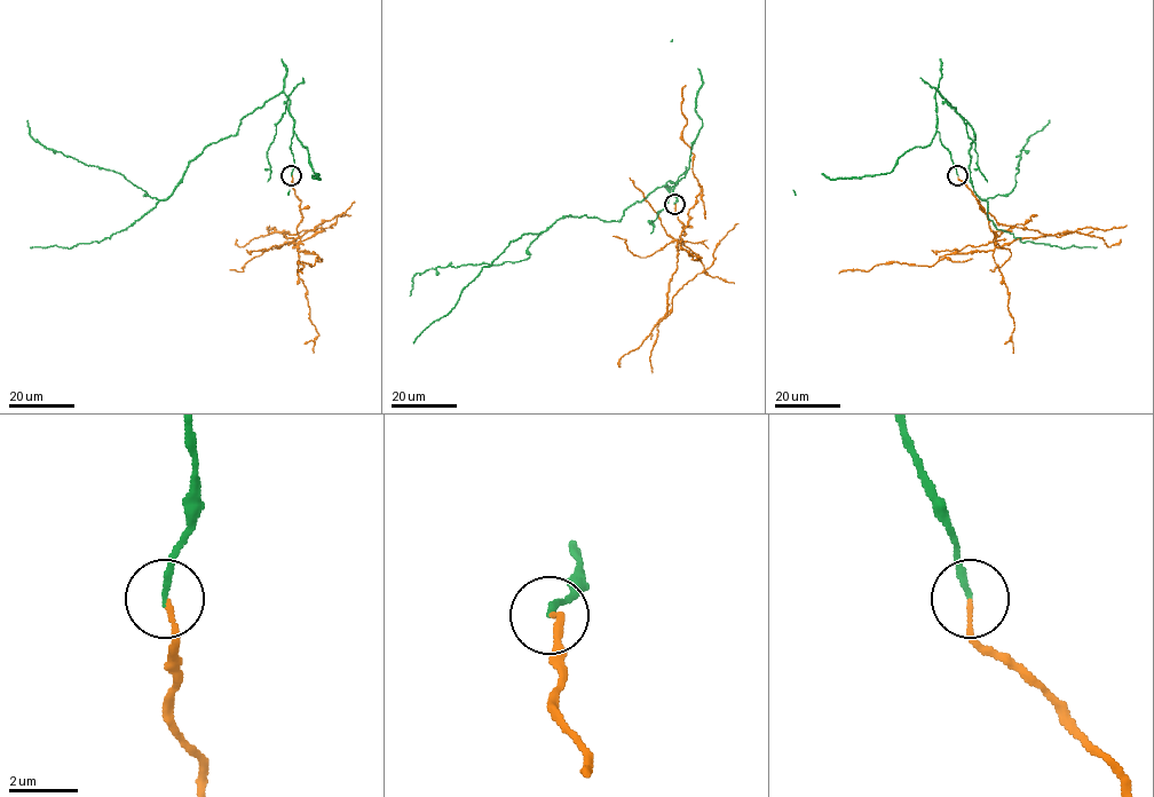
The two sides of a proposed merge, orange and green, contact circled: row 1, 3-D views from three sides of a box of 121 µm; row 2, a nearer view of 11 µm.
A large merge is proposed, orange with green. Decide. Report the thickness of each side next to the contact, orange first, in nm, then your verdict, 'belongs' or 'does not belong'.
140 nm thick on the orange side, 180 nm on the other; does not belong

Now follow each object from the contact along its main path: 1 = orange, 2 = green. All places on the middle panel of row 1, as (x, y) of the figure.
1: (674, 204), (685, 234), (669, 283), (669, 314), (672, 297), (712, 265), (719, 242), (737, 223)
2: (674, 204), (669, 181), (618, 221), (564, 216), (523, 260), (429, 268), (412, 277), (410, 296)

